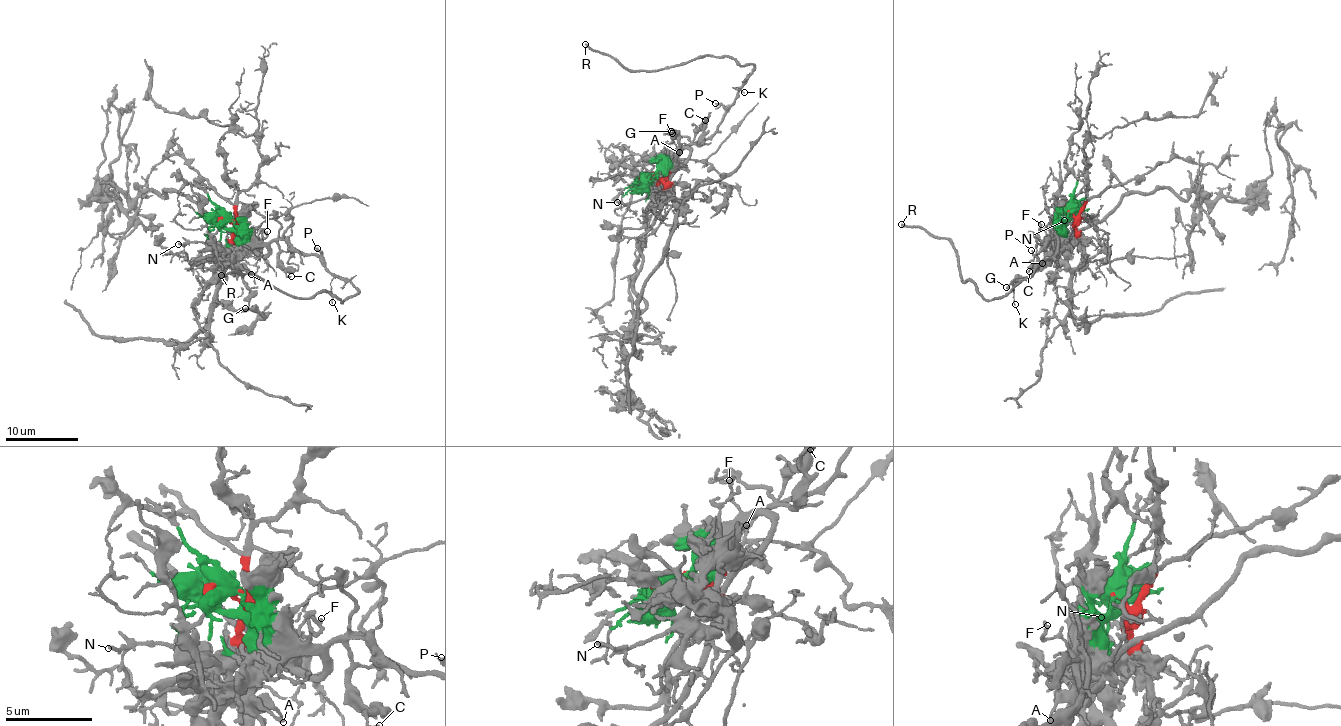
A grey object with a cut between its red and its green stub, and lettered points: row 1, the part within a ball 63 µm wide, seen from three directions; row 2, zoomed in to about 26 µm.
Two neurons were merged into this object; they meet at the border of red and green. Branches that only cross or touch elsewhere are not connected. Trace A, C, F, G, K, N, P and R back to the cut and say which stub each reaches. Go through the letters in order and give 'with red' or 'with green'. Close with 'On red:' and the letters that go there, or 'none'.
A: with green
C: with green
F: with green
G: with green
K: with green
N: with green
P: with green
R: with green
On red: none

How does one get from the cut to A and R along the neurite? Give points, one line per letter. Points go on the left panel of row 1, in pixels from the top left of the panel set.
A: (226, 219), (233, 223), (242, 267), (252, 275)
R: (226, 219), (257, 242), (317, 256), (358, 290), (341, 302), (299, 298), (220, 275)

